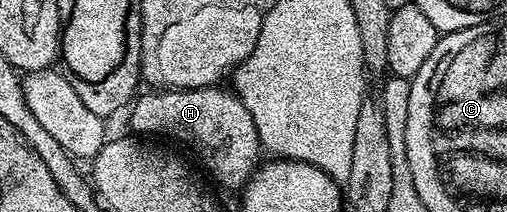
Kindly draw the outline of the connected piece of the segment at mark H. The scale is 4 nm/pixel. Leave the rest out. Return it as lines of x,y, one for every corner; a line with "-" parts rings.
211,85
201,89
142,92
128,110
129,125
137,132
134,134
154,133
157,137
170,137
194,149
198,159
205,164
206,171
219,184
230,185
237,191
249,180
258,164
257,156
262,156
263,146
257,134
255,119
251,119
251,111
243,107
232,88
223,88

